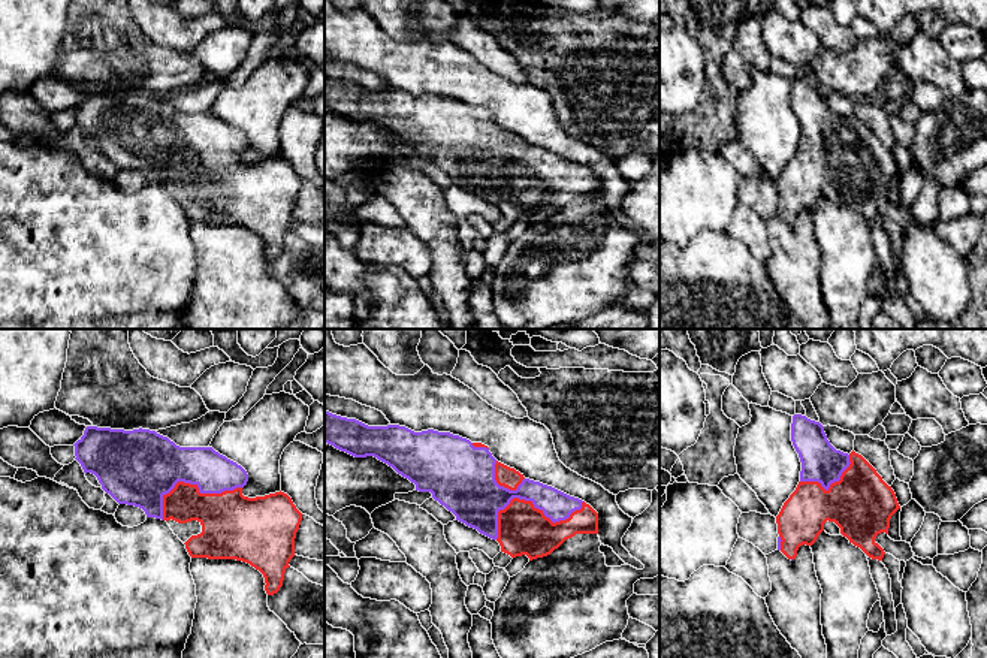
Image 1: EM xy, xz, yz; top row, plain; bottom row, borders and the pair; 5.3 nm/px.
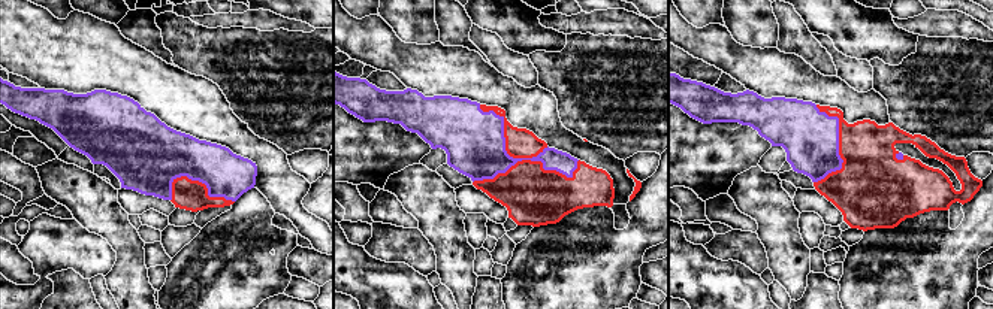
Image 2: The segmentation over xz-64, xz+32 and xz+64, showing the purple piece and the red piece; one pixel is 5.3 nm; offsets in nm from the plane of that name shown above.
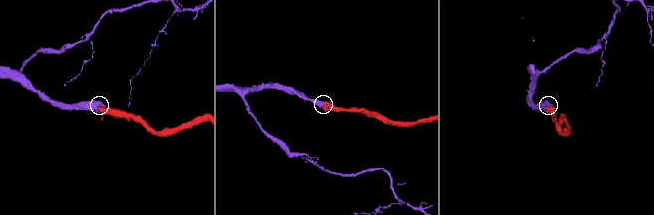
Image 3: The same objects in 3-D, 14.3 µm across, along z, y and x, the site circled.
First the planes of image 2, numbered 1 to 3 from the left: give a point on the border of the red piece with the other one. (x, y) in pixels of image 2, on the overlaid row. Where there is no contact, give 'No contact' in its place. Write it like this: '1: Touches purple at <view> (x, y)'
1: Touches purple at xz-64 (205, 184)
2: Touches purple at xz+32 (512, 157)
3: Touches purple at xz+64 (838, 145)

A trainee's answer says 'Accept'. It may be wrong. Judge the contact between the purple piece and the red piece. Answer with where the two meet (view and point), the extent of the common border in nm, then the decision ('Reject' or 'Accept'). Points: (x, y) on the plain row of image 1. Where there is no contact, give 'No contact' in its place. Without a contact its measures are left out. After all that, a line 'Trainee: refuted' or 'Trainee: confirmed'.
Touches purple at xz (528, 165). Shared border 500 nm. Accept
Trainee: confirmed

